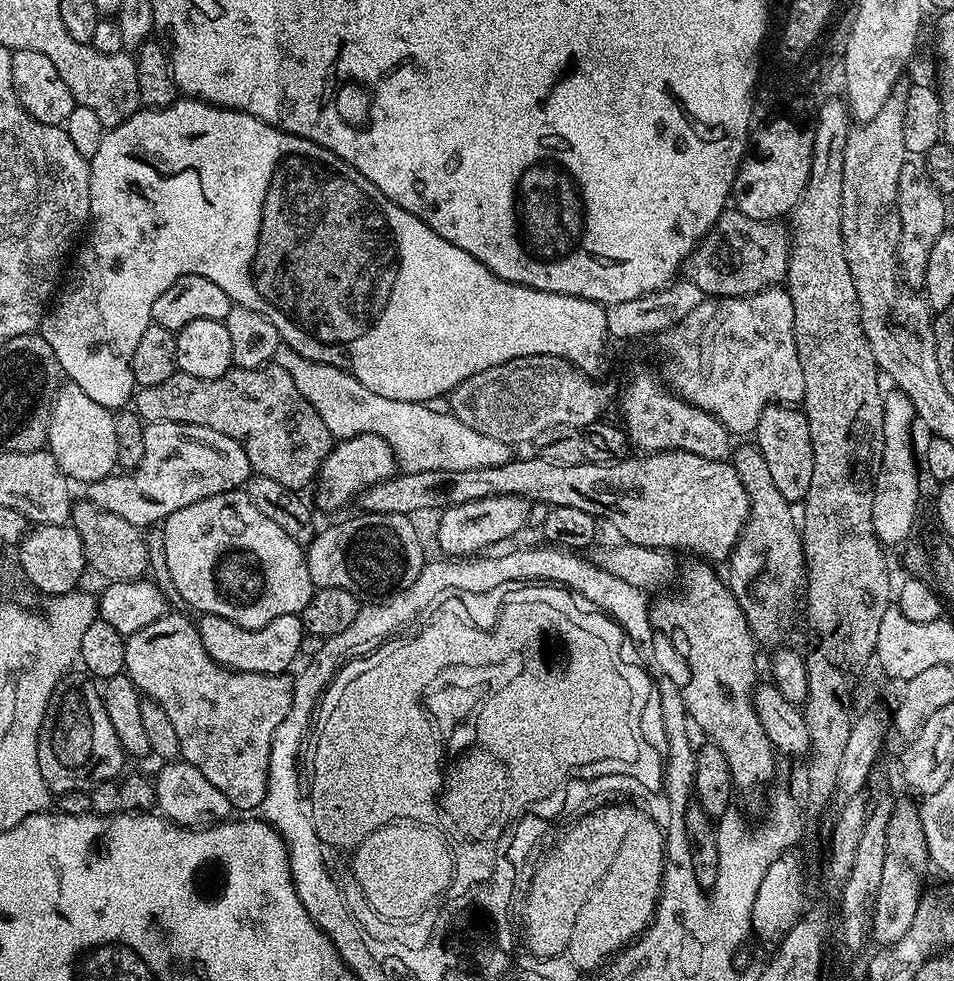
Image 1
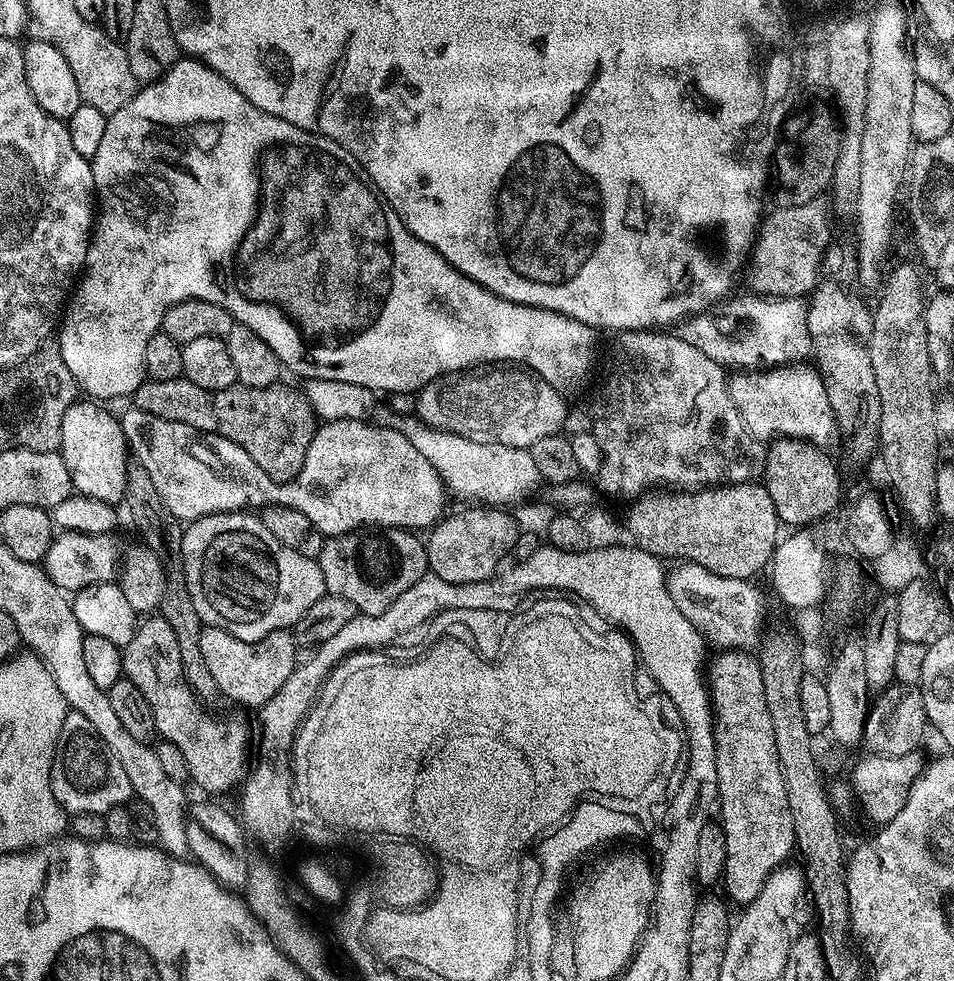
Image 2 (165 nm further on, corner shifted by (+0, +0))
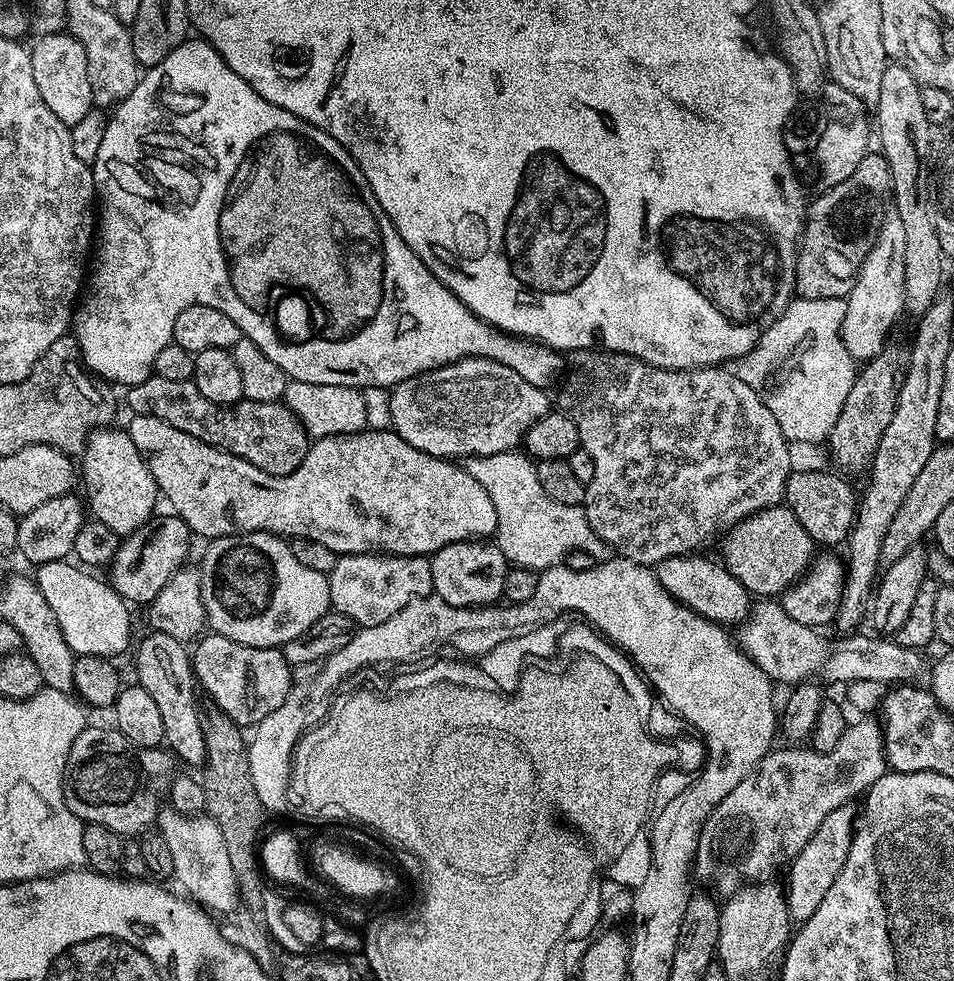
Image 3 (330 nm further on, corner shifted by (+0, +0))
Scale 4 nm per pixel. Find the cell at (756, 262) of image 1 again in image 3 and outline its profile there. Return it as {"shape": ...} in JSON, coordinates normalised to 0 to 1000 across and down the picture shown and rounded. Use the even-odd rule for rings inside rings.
{"shape":[[[918,153],[911,154],[909,159],[899,165],[899,173],[887,181],[887,186],[878,186],[878,190],[865,192],[858,197],[855,205],[845,212],[843,234],[839,239],[839,252],[834,259],[834,297],[839,304],[888,304],[893,298],[897,280],[901,277],[908,259],[914,254],[914,248],[925,228],[929,215],[927,203],[930,205],[935,190],[935,178],[931,172],[929,161]]]}

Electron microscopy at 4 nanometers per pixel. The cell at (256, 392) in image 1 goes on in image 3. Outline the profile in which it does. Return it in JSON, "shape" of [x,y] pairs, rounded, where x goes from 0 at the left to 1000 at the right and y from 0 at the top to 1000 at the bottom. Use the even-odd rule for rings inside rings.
{"shape":[[[162,381],[133,397],[135,421],[170,426],[182,438],[199,442],[234,461],[261,469],[270,479],[284,485],[302,485],[321,467],[325,443],[313,426],[297,410],[251,408],[247,412],[225,412],[208,399],[200,387],[181,389]]]}

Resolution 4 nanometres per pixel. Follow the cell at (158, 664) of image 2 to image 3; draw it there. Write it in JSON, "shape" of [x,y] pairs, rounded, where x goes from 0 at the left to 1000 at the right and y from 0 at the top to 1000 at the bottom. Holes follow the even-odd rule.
{"shape":[[[156,643],[143,667],[142,692],[161,712],[166,725],[170,727],[170,740],[175,761],[197,779],[213,780],[214,753],[212,752],[211,723],[205,723],[208,698],[203,692],[199,665],[190,653],[178,650],[178,646]]]}

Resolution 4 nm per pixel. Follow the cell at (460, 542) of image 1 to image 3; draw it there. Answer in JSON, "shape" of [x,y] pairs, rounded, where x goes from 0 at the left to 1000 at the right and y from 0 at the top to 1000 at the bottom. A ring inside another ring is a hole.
{"shape":[[[506,549],[476,552],[454,563],[451,570],[453,602],[463,610],[463,614],[472,614],[477,620],[506,620],[519,617],[527,609],[535,576],[519,554]]]}

